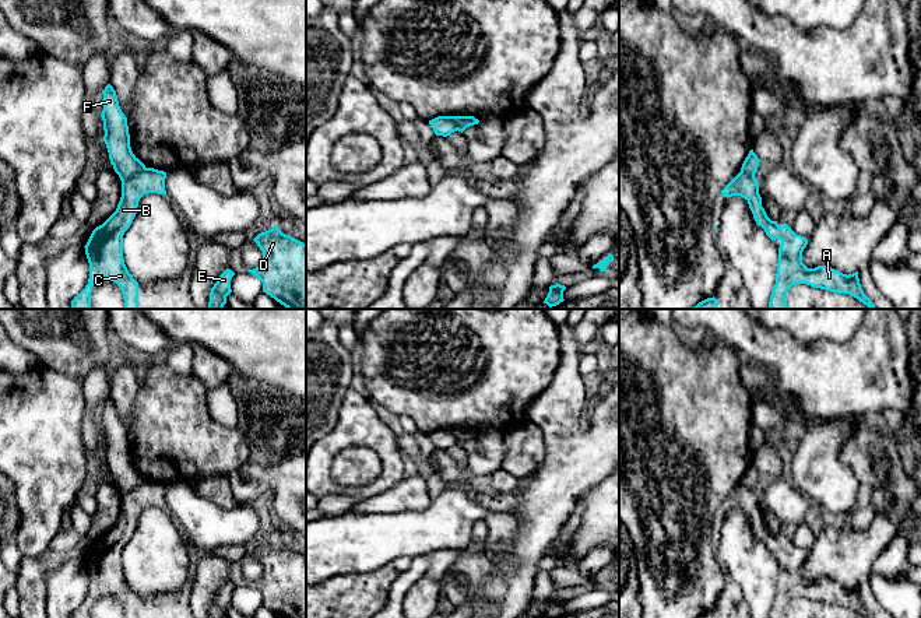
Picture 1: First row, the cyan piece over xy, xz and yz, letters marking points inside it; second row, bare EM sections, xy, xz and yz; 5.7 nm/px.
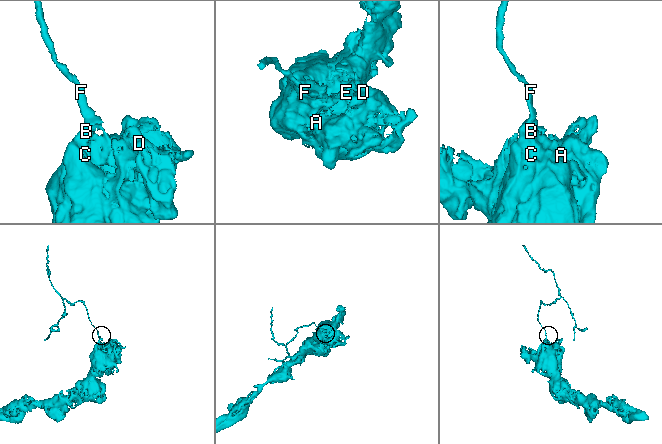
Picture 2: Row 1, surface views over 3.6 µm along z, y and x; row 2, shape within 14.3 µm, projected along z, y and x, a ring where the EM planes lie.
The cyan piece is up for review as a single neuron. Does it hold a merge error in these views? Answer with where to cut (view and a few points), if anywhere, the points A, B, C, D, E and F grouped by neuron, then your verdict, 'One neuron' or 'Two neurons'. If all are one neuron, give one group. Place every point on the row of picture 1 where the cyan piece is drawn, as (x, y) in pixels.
Split along xy (146, 168), (122, 181). Groups: A B C D E / F. Two neurons

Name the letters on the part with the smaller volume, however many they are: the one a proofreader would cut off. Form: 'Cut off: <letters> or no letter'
Cut off: F

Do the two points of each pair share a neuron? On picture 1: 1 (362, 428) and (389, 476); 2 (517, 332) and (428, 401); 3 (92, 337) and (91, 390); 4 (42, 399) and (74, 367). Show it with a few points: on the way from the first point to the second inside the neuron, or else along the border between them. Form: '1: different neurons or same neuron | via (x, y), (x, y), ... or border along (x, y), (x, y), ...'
1: same neuron | via (375, 439), (389, 453), (389, 463)
2: same neuron | via (508, 358), (470, 396), (454, 397)
3: different neurons | border along (109, 367), (95, 365), (81, 381)
4: different neurons | border along (39, 365), (76, 376), (80, 381)

